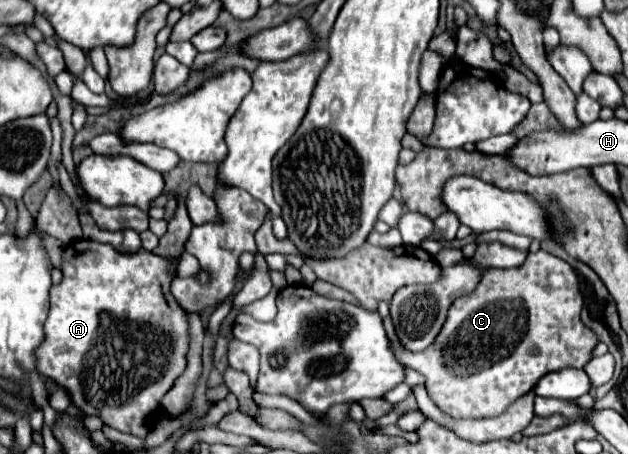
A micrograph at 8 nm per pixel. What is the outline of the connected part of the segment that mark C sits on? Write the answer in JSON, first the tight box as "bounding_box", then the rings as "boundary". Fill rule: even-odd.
{"bounding_box":[401,251,597,419],"boundary":[[[545,251],[529,253],[525,263],[515,269],[491,269],[481,277],[479,287],[451,303],[447,321],[435,341],[421,353],[403,355],[401,363],[425,377],[425,387],[433,403],[453,419],[483,419],[501,415],[509,403],[529,393],[537,381],[565,367],[583,367],[591,359],[597,335],[579,319],[583,295],[575,269]]]}

